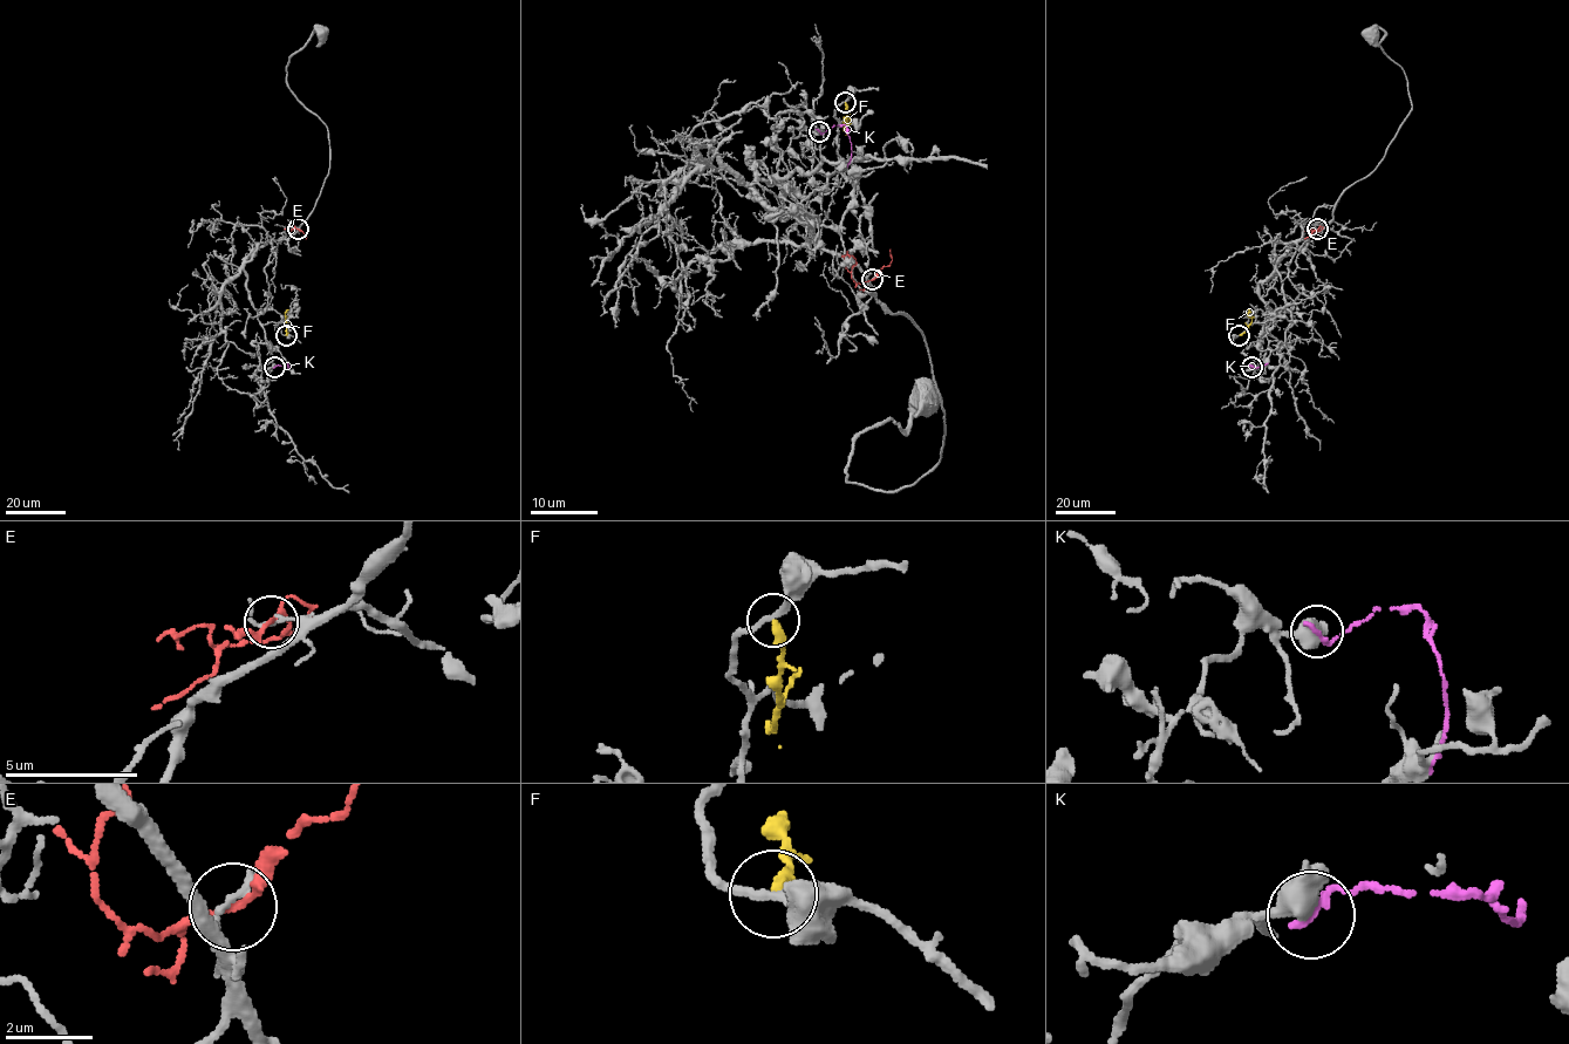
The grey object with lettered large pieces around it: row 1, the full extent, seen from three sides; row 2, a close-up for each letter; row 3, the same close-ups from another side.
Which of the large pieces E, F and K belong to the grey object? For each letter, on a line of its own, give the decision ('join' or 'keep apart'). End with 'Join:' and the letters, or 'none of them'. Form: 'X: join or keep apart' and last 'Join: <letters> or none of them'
E: keep apart
F: keep apart
K: keep apart
Join: none of them

